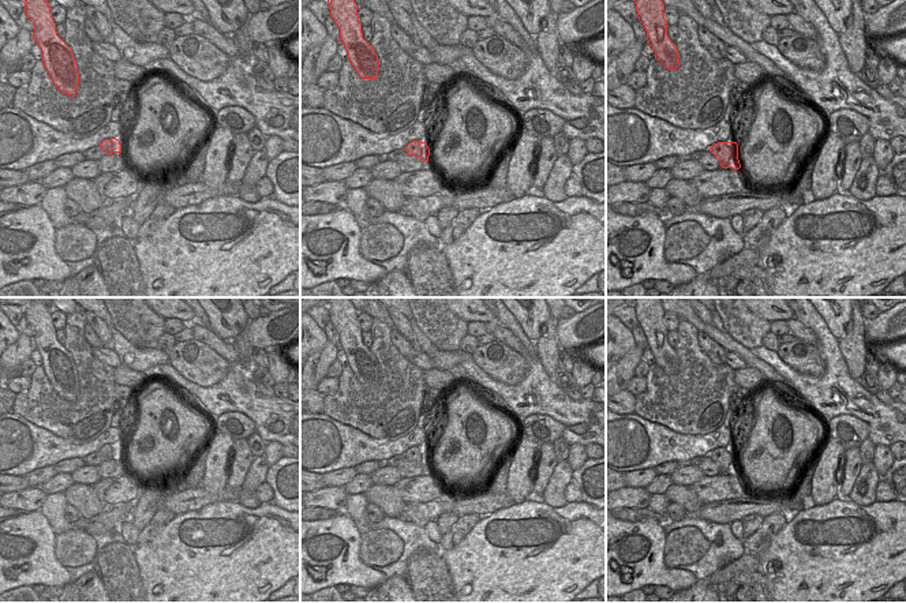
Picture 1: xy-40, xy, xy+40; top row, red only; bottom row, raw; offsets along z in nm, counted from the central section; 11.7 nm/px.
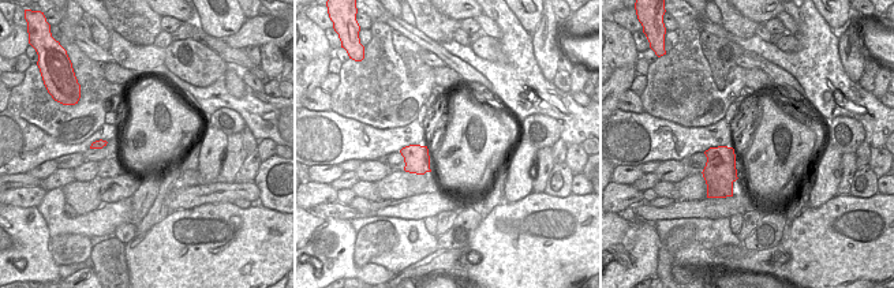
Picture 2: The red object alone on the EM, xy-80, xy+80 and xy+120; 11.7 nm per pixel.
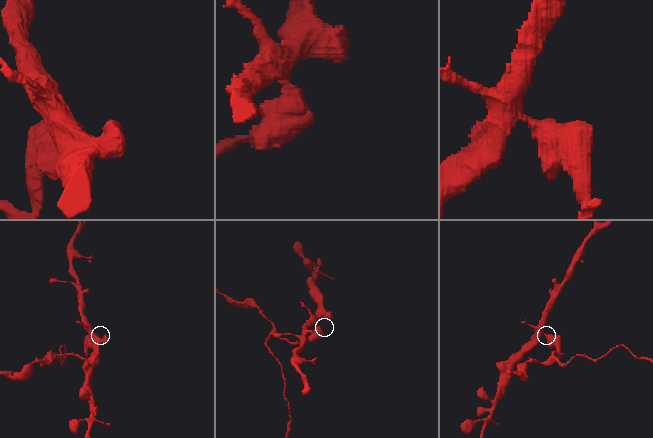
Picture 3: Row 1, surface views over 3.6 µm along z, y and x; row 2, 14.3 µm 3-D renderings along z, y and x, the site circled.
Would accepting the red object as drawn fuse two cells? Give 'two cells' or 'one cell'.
two cells

